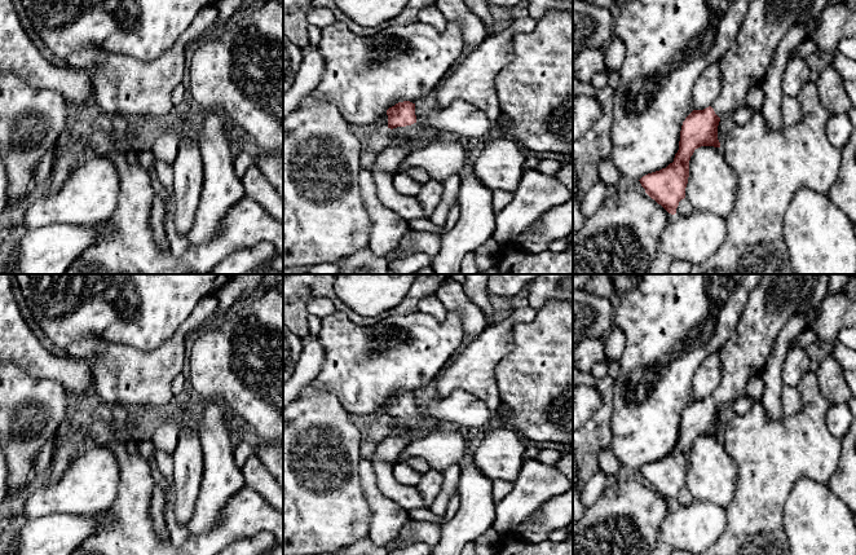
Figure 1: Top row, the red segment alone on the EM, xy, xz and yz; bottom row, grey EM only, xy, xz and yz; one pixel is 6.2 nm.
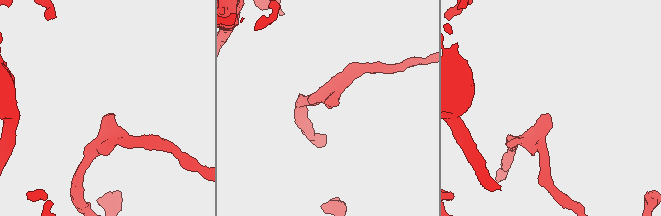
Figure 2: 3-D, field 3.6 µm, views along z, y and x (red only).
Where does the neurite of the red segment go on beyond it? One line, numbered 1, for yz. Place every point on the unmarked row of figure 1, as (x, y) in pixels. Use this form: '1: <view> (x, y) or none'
1: yz (779, 296)

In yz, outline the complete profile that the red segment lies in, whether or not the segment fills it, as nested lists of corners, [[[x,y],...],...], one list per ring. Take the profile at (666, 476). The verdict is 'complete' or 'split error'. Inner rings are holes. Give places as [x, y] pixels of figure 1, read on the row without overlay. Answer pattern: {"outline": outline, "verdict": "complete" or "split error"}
{"outline": [[[764,274],[751,291],[740,322],[718,352],[720,383],[711,396],[693,400],[685,408],[674,452],[639,470],[645,483],[669,503],[675,505],[679,492],[685,488],[694,440],[720,437],[719,411],[746,395],[749,380],[760,375],[786,322],[808,309],[817,278],[819,274]]], "verdict": "split error"}

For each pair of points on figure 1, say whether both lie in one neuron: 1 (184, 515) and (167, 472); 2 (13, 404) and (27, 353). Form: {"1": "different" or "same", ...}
{"1": "different", "2": "different"}

